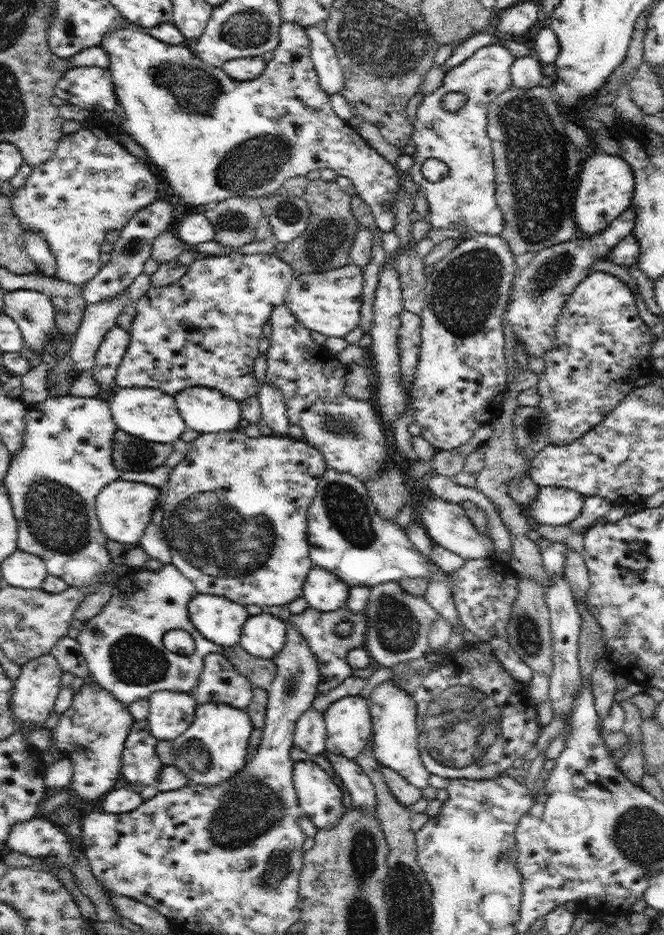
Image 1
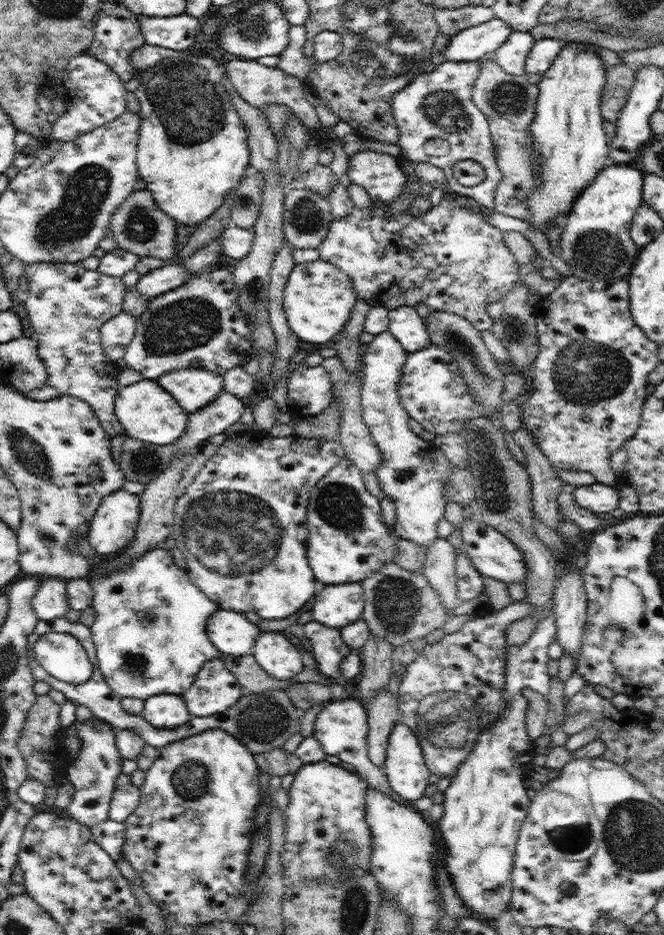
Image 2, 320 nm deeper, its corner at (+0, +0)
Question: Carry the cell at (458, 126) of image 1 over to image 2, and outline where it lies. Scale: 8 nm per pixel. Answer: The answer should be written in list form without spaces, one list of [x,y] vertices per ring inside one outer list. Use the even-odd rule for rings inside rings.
[[[448,60],[436,69],[419,74],[408,86],[392,98],[392,114],[399,130],[401,160],[430,162],[445,172],[449,189],[462,196],[470,196],[486,209],[495,206],[495,192],[503,174],[497,163],[489,122],[473,102],[473,88],[478,73],[479,60]],[[461,160],[475,160],[485,170],[485,179],[476,186],[462,186],[453,175],[453,166]]]

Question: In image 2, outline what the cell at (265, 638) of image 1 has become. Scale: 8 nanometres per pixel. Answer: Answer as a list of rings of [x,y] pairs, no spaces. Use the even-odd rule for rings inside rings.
[[[261,631],[254,652],[256,662],[278,680],[294,678],[304,670],[304,662],[296,647],[280,631]]]

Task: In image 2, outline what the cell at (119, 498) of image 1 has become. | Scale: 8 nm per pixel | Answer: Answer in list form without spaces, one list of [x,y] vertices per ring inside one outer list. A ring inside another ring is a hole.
[[[122,488],[105,496],[92,517],[88,542],[100,556],[116,554],[136,536],[141,500]]]

